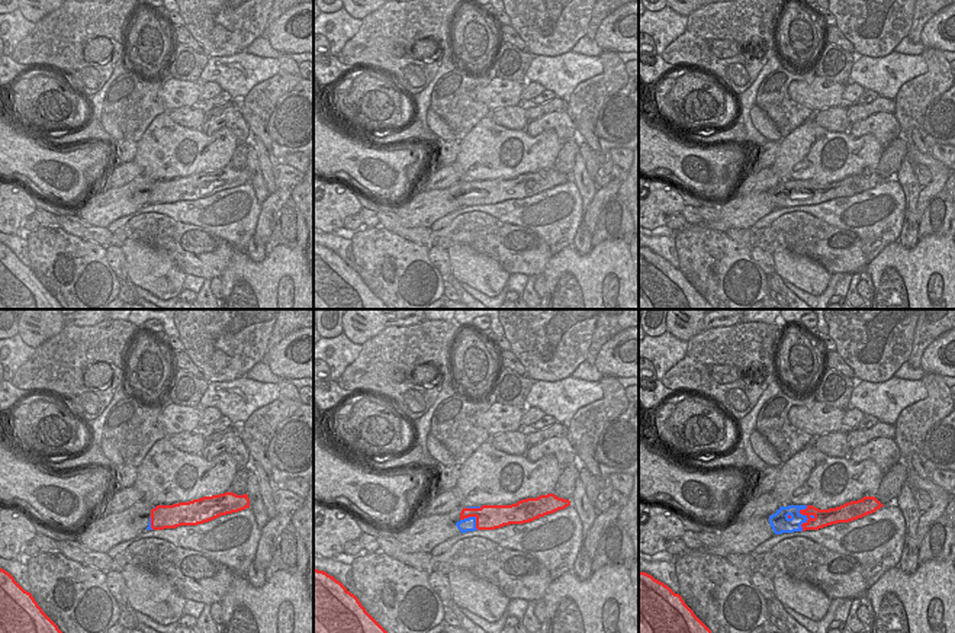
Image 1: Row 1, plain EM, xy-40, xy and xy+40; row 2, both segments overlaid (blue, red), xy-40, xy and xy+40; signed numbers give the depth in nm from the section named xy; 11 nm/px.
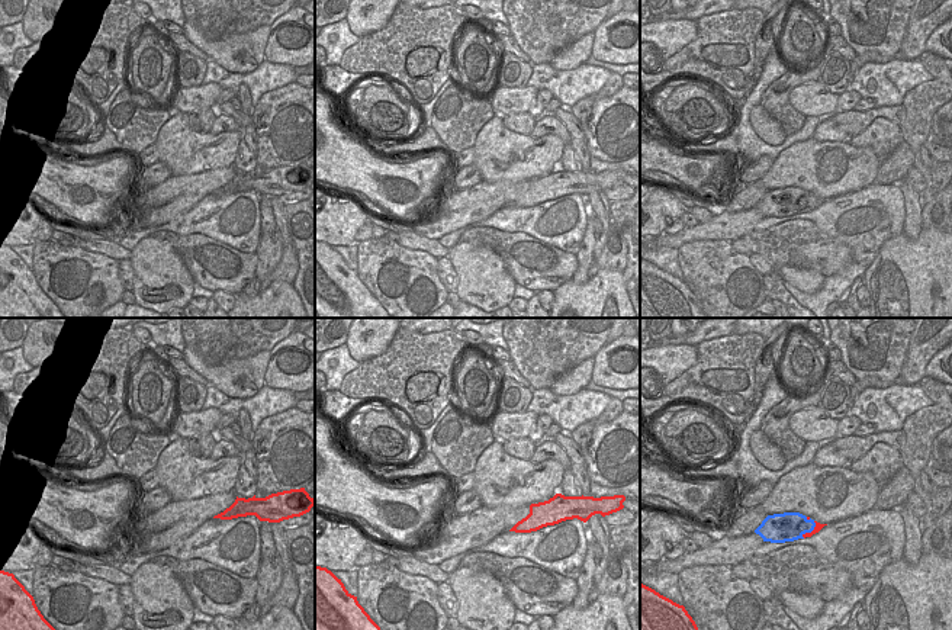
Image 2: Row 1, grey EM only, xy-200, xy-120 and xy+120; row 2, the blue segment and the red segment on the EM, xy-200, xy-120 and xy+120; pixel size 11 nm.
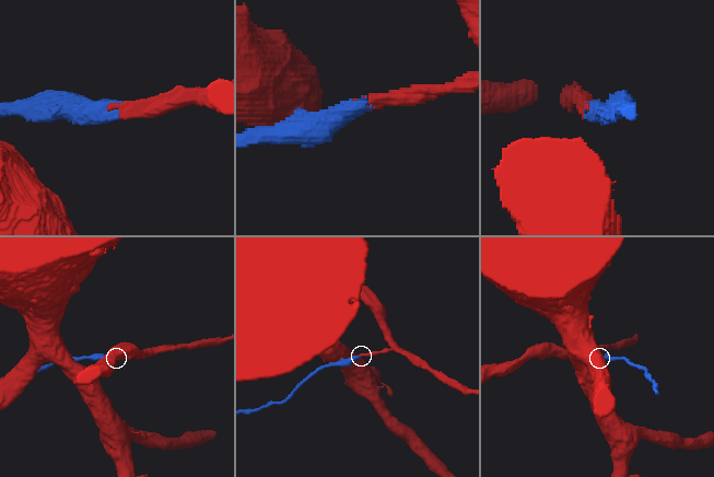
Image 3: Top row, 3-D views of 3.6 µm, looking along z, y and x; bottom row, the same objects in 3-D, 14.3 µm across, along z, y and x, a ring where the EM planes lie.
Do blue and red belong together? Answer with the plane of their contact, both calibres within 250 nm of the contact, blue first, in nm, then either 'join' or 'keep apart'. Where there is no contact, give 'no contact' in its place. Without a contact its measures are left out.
xy+40 | 170/190 nm | join

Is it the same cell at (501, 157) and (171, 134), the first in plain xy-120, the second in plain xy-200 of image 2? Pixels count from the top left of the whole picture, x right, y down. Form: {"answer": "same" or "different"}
{"answer": "same"}

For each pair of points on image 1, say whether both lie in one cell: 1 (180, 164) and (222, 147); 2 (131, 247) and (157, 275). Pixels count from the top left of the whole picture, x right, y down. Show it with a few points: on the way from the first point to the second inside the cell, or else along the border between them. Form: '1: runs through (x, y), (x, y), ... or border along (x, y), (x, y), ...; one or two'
1: runs through (190, 161), (198, 154), (212, 153); one
2: runs through (137, 254), (150, 267); one

